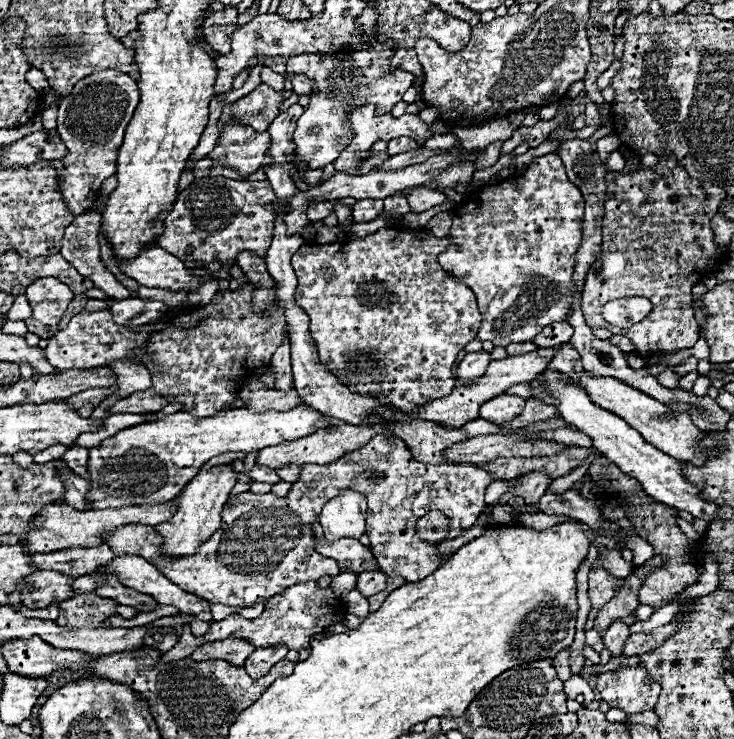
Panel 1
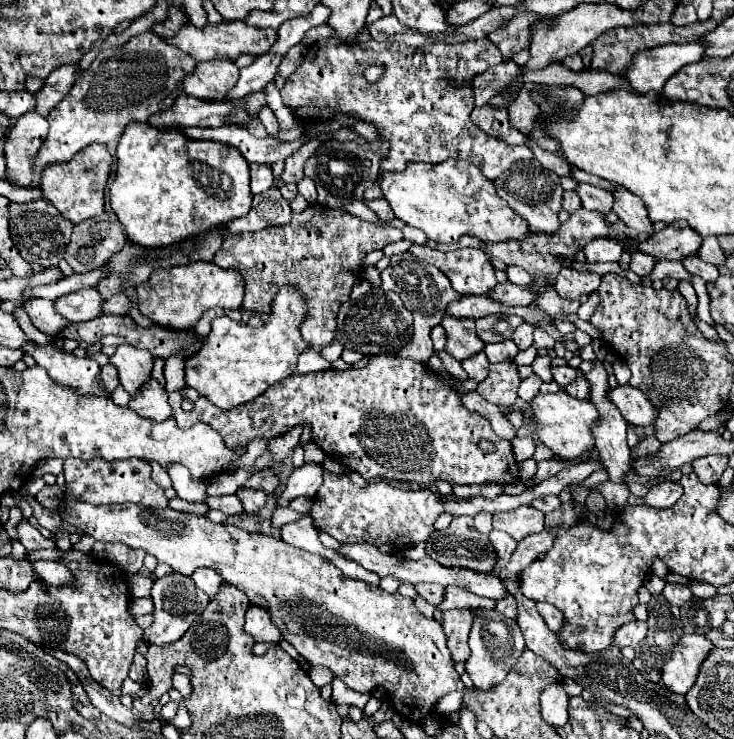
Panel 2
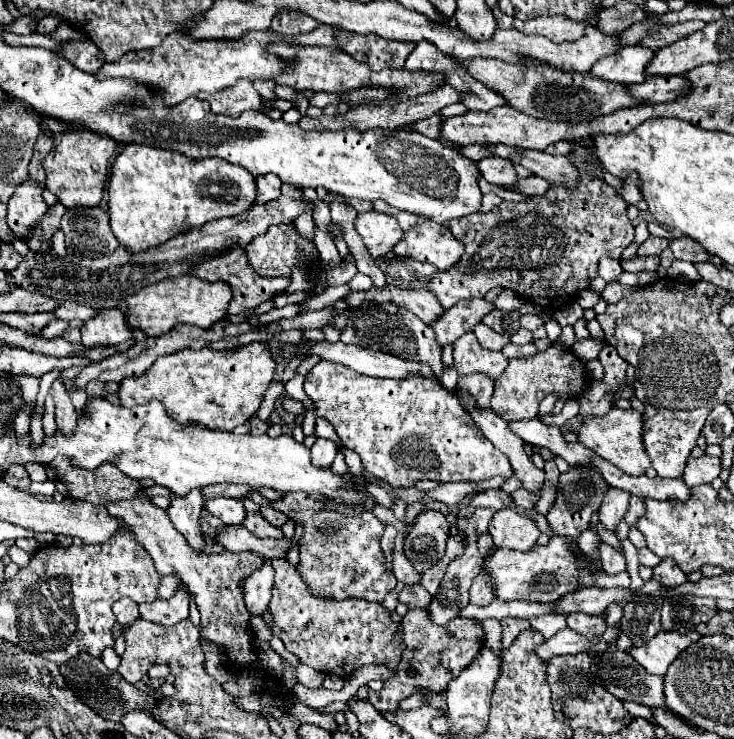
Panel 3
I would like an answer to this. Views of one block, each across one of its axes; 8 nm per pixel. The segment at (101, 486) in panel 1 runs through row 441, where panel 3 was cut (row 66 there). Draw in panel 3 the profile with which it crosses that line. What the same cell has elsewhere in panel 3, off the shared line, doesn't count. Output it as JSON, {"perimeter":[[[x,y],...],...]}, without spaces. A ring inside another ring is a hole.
{"perimeter":[[[320,24],[312,32],[298,34],[298,36],[284,36],[274,30],[250,30],[236,40],[194,40],[180,32],[172,32],[156,48],[126,52],[118,62],[114,64],[106,62],[98,70],[96,78],[122,76],[122,78],[134,78],[148,86],[158,86],[162,88],[164,104],[174,106],[184,102],[190,96],[196,96],[198,92],[214,94],[224,88],[236,86],[240,78],[246,78],[250,82],[278,78],[284,72],[284,68],[290,64],[290,60],[268,52],[268,46],[274,40],[284,40],[288,44],[300,44],[300,46],[328,46],[340,50],[336,44],[336,32],[338,28],[332,24]]]}

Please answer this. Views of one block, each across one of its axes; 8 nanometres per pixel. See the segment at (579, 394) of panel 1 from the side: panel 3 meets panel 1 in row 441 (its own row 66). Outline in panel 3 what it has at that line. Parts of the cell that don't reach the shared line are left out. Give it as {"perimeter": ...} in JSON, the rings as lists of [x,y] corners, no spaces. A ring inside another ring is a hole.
{"perimeter":[[[636,44],[626,46],[620,54],[612,54],[608,58],[600,58],[590,70],[592,76],[604,78],[616,84],[640,84],[644,82],[644,68],[652,60],[654,52]]]}

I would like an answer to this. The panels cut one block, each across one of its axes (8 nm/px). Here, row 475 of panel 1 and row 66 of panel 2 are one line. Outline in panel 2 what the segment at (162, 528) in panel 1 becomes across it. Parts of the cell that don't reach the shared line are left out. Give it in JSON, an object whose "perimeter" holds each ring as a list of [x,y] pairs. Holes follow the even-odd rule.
{"perimeter":[[[228,60],[198,62],[194,74],[184,78],[184,92],[194,98],[222,100],[236,86],[238,66]]]}

